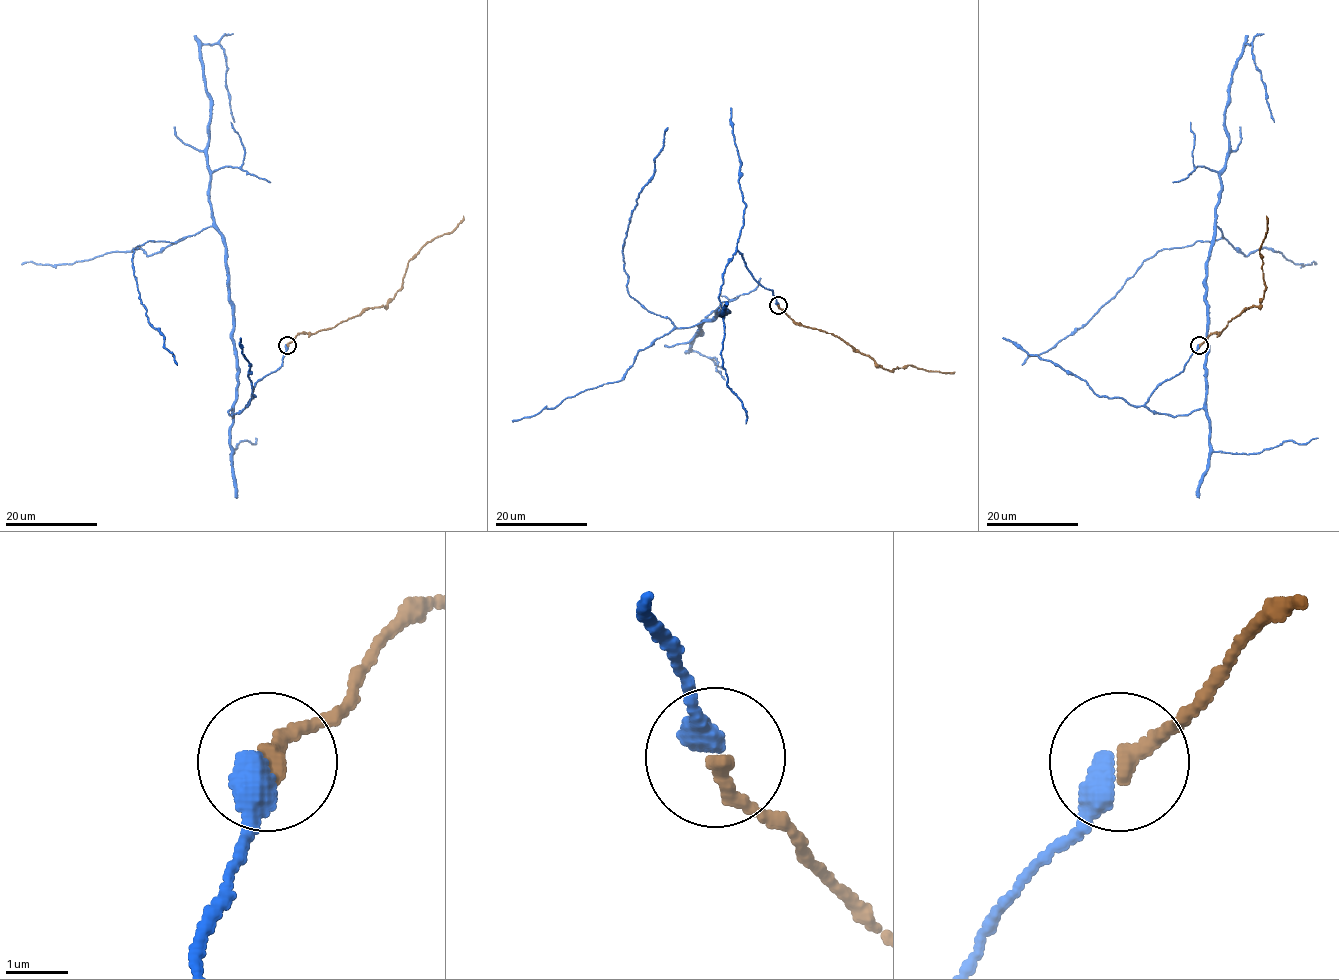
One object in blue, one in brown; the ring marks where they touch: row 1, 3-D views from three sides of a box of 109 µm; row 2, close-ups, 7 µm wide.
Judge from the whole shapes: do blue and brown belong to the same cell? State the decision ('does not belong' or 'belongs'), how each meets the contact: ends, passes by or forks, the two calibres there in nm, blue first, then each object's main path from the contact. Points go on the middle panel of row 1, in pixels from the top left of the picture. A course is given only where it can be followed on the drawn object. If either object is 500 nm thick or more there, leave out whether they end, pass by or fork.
belongs; blue ends there; brown ends there; 480 nm thick on the blue side, 300 nm on the other; blue runs (778, 304), (738, 251), (718, 297), (728, 311), (699, 324), (677, 328), (629, 294), (622, 250), (668, 127); brown runs (778, 305), (798, 324), (842, 338), (885, 369), (913, 365), (927, 371), (954, 372)

